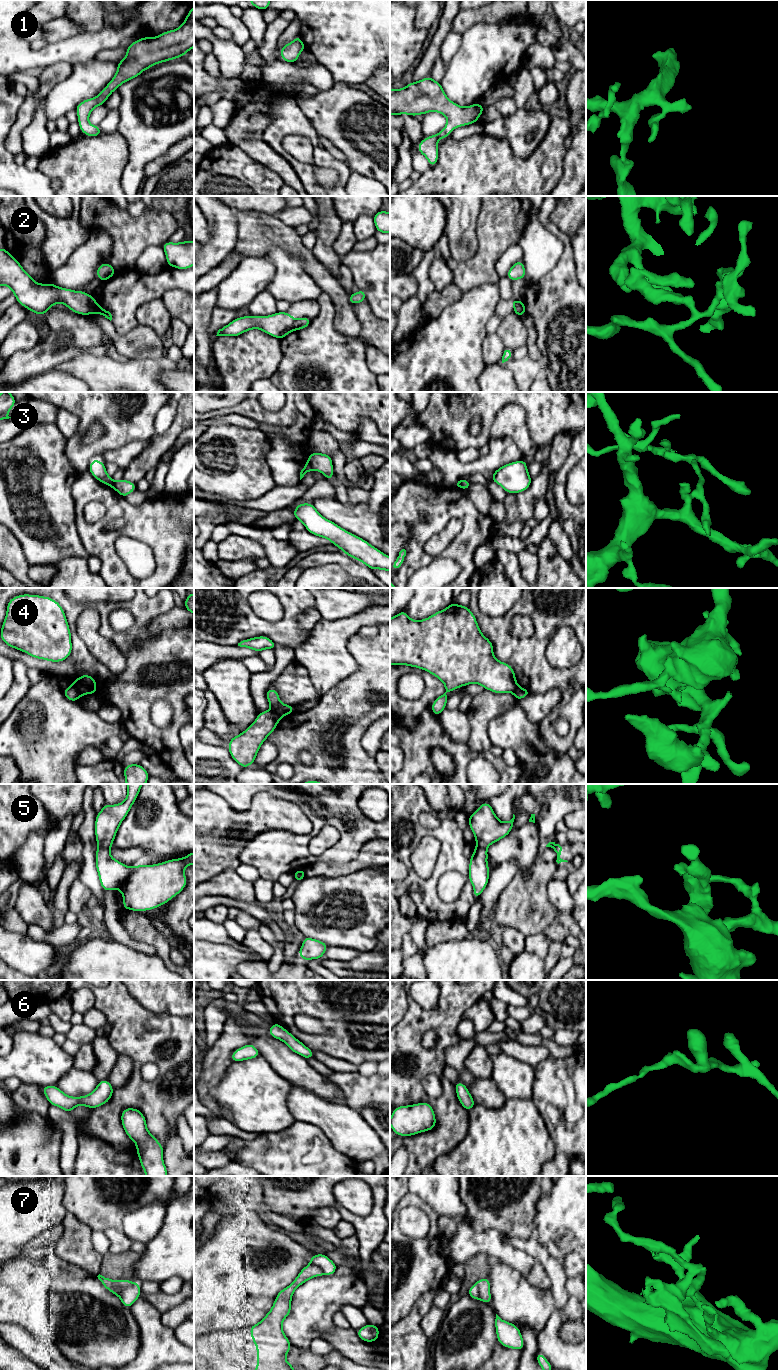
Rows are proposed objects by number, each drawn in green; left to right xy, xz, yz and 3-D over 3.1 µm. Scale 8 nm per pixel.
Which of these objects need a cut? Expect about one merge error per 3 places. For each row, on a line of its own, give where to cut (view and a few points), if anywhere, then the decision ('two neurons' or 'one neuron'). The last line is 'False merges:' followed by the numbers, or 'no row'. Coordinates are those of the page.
1: no cut; one neuron
2: cut in xz along (295, 319), (292, 329); two neurons
3: cut in xz along (307, 462), (312, 469); two neurons
4: cut in xz along (271, 709), (281, 716); two neurons
5: cut in xy along (99, 846), (109, 849); two neurons
6: cut in xz along (305, 1046), (301, 1055); two neurons
7: cut in xy along (131, 1282), (118, 1295); two neurons
False merges: 2, 3, 4, 5, 6, 7

